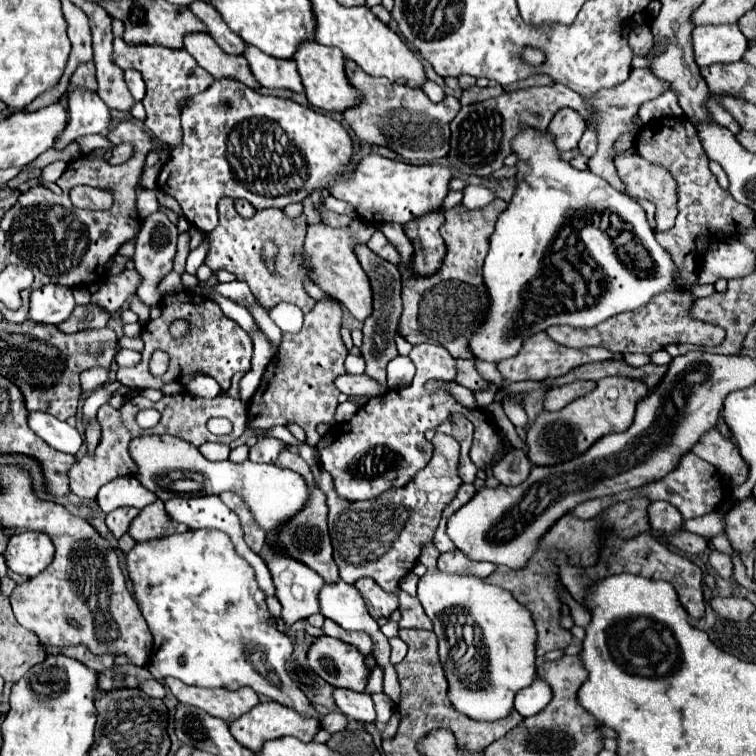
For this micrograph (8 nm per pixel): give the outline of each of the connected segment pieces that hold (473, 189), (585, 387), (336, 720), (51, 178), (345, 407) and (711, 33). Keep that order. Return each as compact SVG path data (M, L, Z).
M468 185L464 189L464 199L462 199L462 205L468 207L468 209L478 209L478 207L484 207L488 203L492 203L496 199L496 193L490 189L490 187L482 187L482 185Z
M574 381L574 383L562 385L562 387L548 389L546 397L544 397L544 409L546 411L560 411L560 407L566 407L576 397L582 397L582 395L594 391L594 387L596 387L594 381Z
M332 711L332 713L328 713L328 715L322 717L320 725L322 725L328 733L338 733L338 731L344 731L344 729L346 729L348 717L346 717L344 713L340 713L340 711Z
M54 161L54 163L50 163L48 167L44 167L44 169L42 169L42 173L40 173L38 181L40 181L40 183L54 183L54 181L58 181L58 179L60 179L60 175L64 173L66 165L68 165L66 161Z
M344 401L344 403L342 403L342 405L338 405L338 409L336 409L336 421L338 421L338 423L348 421L356 411L358 411L358 409L356 409L356 405L354 405L354 403Z
M736 23L724 27L696 27L692 39L698 67L740 61L744 49L748 49L748 41Z

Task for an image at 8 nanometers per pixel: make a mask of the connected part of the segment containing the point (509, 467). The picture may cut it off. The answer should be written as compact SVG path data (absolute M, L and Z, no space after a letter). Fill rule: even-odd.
M514 449L508 451L496 465L494 465L494 477L502 483L502 485L510 485L516 487L520 485L528 473L530 473L530 461L524 455L522 449Z

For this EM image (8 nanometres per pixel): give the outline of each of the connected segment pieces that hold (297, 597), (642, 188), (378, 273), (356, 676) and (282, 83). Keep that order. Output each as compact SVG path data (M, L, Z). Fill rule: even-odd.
M264 547L262 551L266 563L268 563L268 569L274 577L274 583L276 583L276 597L282 605L282 613L280 613L280 619L284 619L284 625L286 625L286 631L292 627L292 623L296 623L298 619L306 619L310 617L312 613L318 613L320 611L320 605L318 605L318 591L322 589L324 585L324 579L312 571L310 567L306 567L304 563L298 563L294 559L290 559L288 555L282 555L282 553L274 553L270 547Z
M628 149L620 157L616 157L614 163L618 169L618 177L624 181L628 193L632 197L640 197L640 199L646 199L656 205L658 231L670 229L674 223L674 217L676 217L676 181L672 179L672 175L668 175L668 171L664 171L664 167L660 167L658 163L648 163L646 159L642 159L636 153L636 149Z
M358 245L356 247L356 255L358 261L362 265L362 269L366 271L372 291L374 291L374 309L372 315L364 321L362 333L364 333L364 343L360 347L360 353L366 361L366 373L376 379L378 383L386 383L386 365L388 361L392 361L394 357L398 357L398 349L396 349L396 341L394 337L398 335L398 323L400 323L400 315L402 315L402 299L400 299L400 271L396 265L378 259L366 245Z
M318 637L308 651L310 667L332 687L352 689L362 693L370 669L364 661L364 655L356 651L356 647L332 639L332 637Z
M248 45L244 51L244 57L250 63L250 69L254 77L268 89L288 89L294 93L304 93L302 79L298 75L294 61L284 61L270 57L256 49L254 45Z

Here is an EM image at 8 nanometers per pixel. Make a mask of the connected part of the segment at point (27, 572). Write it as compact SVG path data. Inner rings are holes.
M26 531L10 537L2 557L12 573L30 579L50 565L54 557L54 545L50 543L50 537L44 533Z

